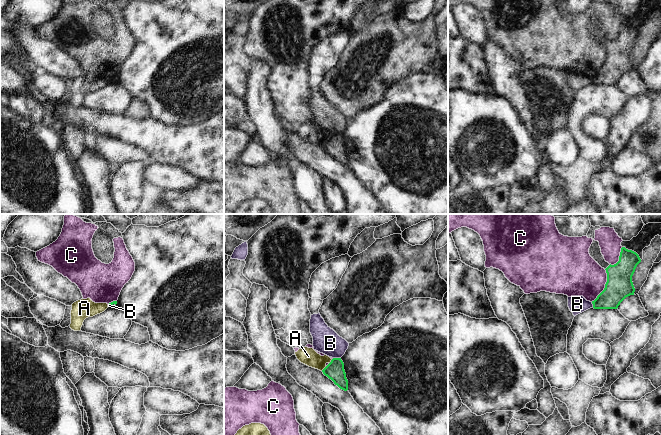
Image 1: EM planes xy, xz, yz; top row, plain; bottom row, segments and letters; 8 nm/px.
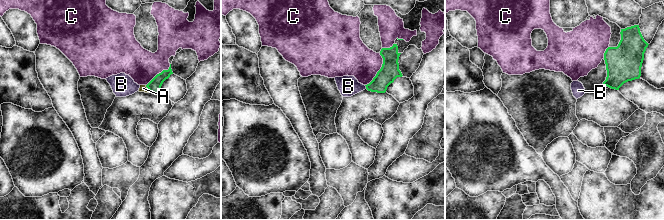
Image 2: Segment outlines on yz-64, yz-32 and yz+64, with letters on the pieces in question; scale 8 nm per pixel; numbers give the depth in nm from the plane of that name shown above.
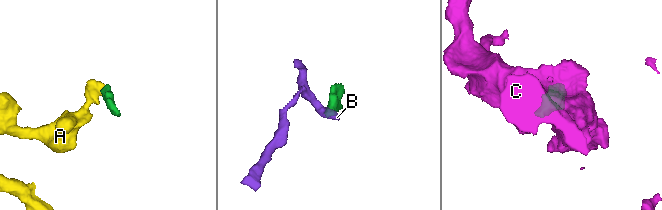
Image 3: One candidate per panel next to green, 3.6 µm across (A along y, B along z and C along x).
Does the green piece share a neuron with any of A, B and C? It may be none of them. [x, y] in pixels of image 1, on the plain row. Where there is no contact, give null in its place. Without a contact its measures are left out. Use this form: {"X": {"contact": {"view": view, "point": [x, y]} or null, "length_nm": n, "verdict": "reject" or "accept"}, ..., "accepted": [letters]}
{"A": {"contact": {"view": "xz", "point": [324, 144]}, "length_nm": 60, "verdict": "reject"}, "B": {"contact": {"view": "xz", "point": [337, 134]}, "length_nm": 60, "verdict": "reject"}, "C": {"contact": {"view": "yz", "point": [605, 62]}, "length_nm": 280, "verdict": "reject"}, "accepted": []}

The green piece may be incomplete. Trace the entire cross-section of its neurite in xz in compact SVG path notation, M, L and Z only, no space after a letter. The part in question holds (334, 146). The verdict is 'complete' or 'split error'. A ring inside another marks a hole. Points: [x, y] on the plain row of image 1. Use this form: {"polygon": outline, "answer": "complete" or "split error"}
{"polygon": "M333 134L322 146L323 150L331 155L340 165L348 166L348 156L344 146L344 139L341 134Z", "answer": "complete"}

